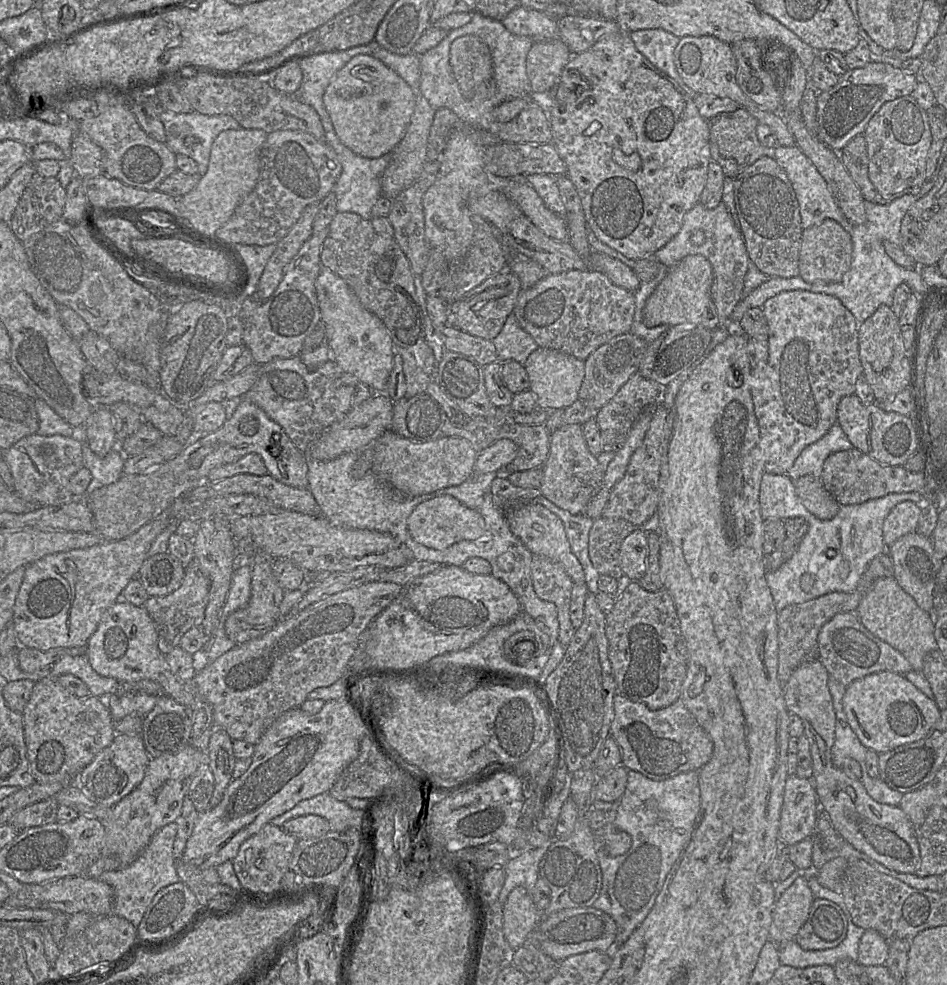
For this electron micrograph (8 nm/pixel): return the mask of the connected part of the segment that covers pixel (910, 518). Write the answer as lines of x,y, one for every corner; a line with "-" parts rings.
912,501
895,505
883,524
883,540
890,547
900,537
917,530
921,509

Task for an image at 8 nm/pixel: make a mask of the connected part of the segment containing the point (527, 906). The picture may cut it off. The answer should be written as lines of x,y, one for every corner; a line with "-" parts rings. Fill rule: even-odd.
523,886
515,887
503,905
503,932
509,945
517,950
537,928
542,913

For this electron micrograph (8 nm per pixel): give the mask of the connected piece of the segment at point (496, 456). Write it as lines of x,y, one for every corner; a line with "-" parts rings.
501,439
479,452
474,472
498,473
512,463
518,455
518,445
510,439

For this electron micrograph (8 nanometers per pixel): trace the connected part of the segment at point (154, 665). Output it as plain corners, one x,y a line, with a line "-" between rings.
120,599
109,607
88,640
87,657
93,669
102,676
114,678
118,682
154,680
162,686
165,694
178,703
194,711
199,707
199,701
188,685
180,681
169,669
165,655
158,648
155,624
143,606
135,606

